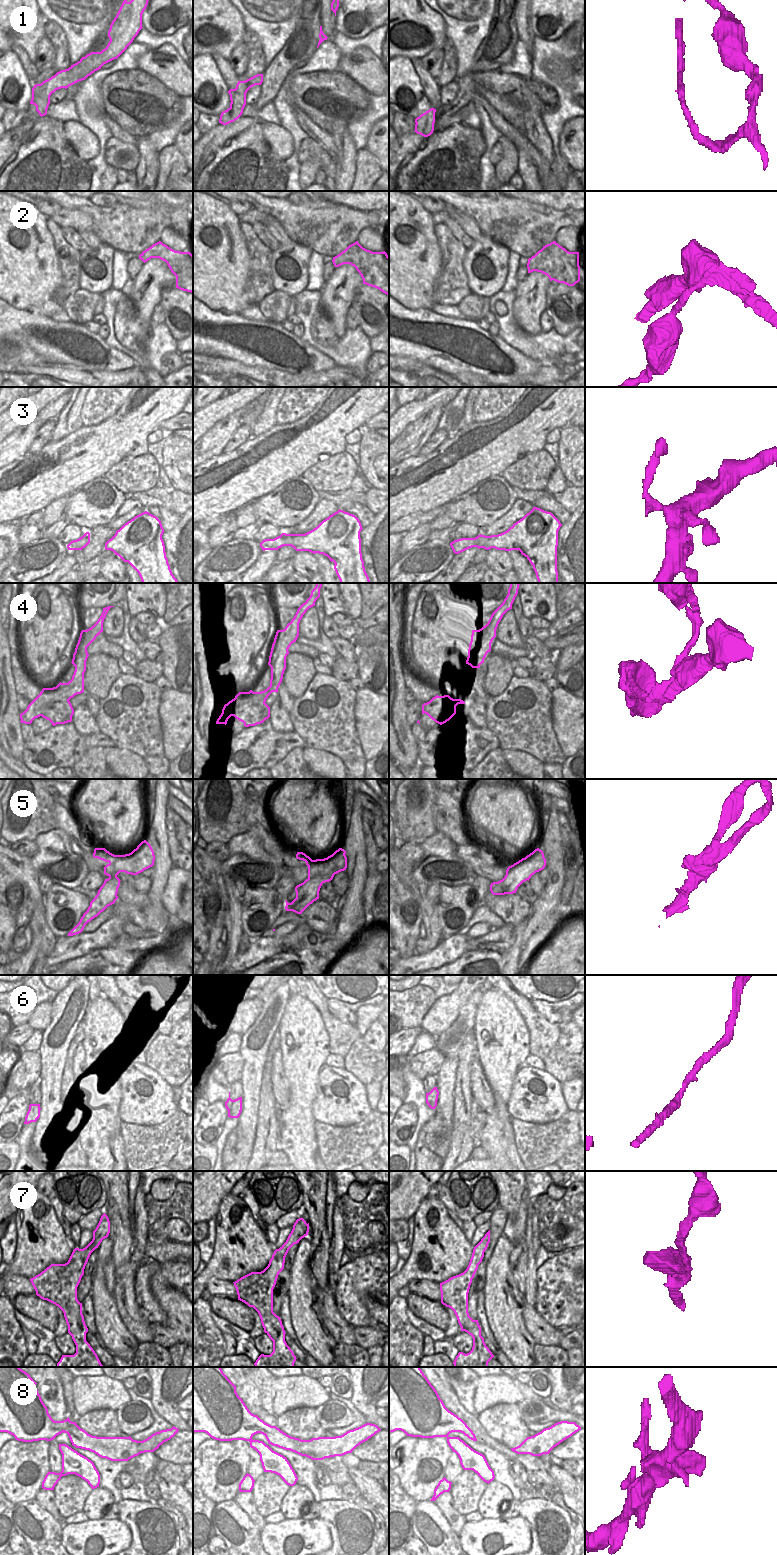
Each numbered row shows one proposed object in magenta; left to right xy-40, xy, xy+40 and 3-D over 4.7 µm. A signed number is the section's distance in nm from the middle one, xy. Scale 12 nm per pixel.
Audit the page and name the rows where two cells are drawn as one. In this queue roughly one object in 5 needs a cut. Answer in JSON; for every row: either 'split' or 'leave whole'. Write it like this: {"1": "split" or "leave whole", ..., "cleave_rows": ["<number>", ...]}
{"1": "split", "2": "split", "3": "leave whole", "4": "split", "5": "split", "6": "leave whole", "7": "leave whole", "8": "leave whole", "cleave_rows": ["1", "2", "4", "5"]}

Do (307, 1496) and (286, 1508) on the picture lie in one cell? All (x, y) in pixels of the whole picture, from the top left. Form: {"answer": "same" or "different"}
{"answer": "same"}

